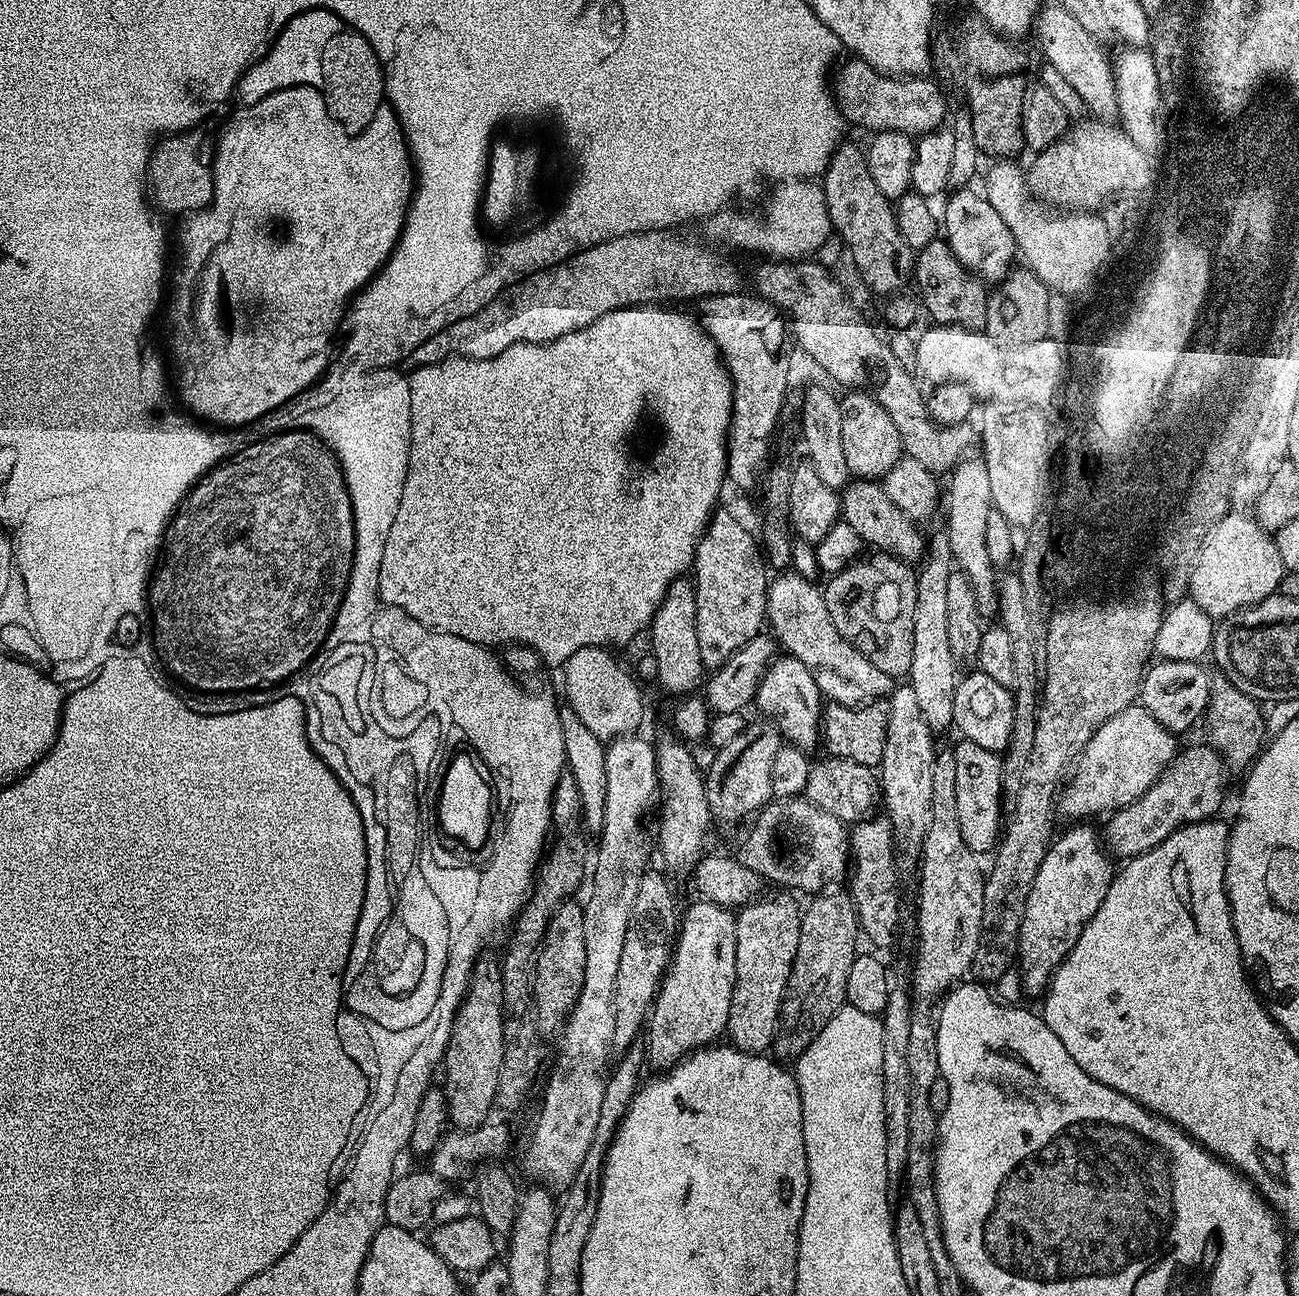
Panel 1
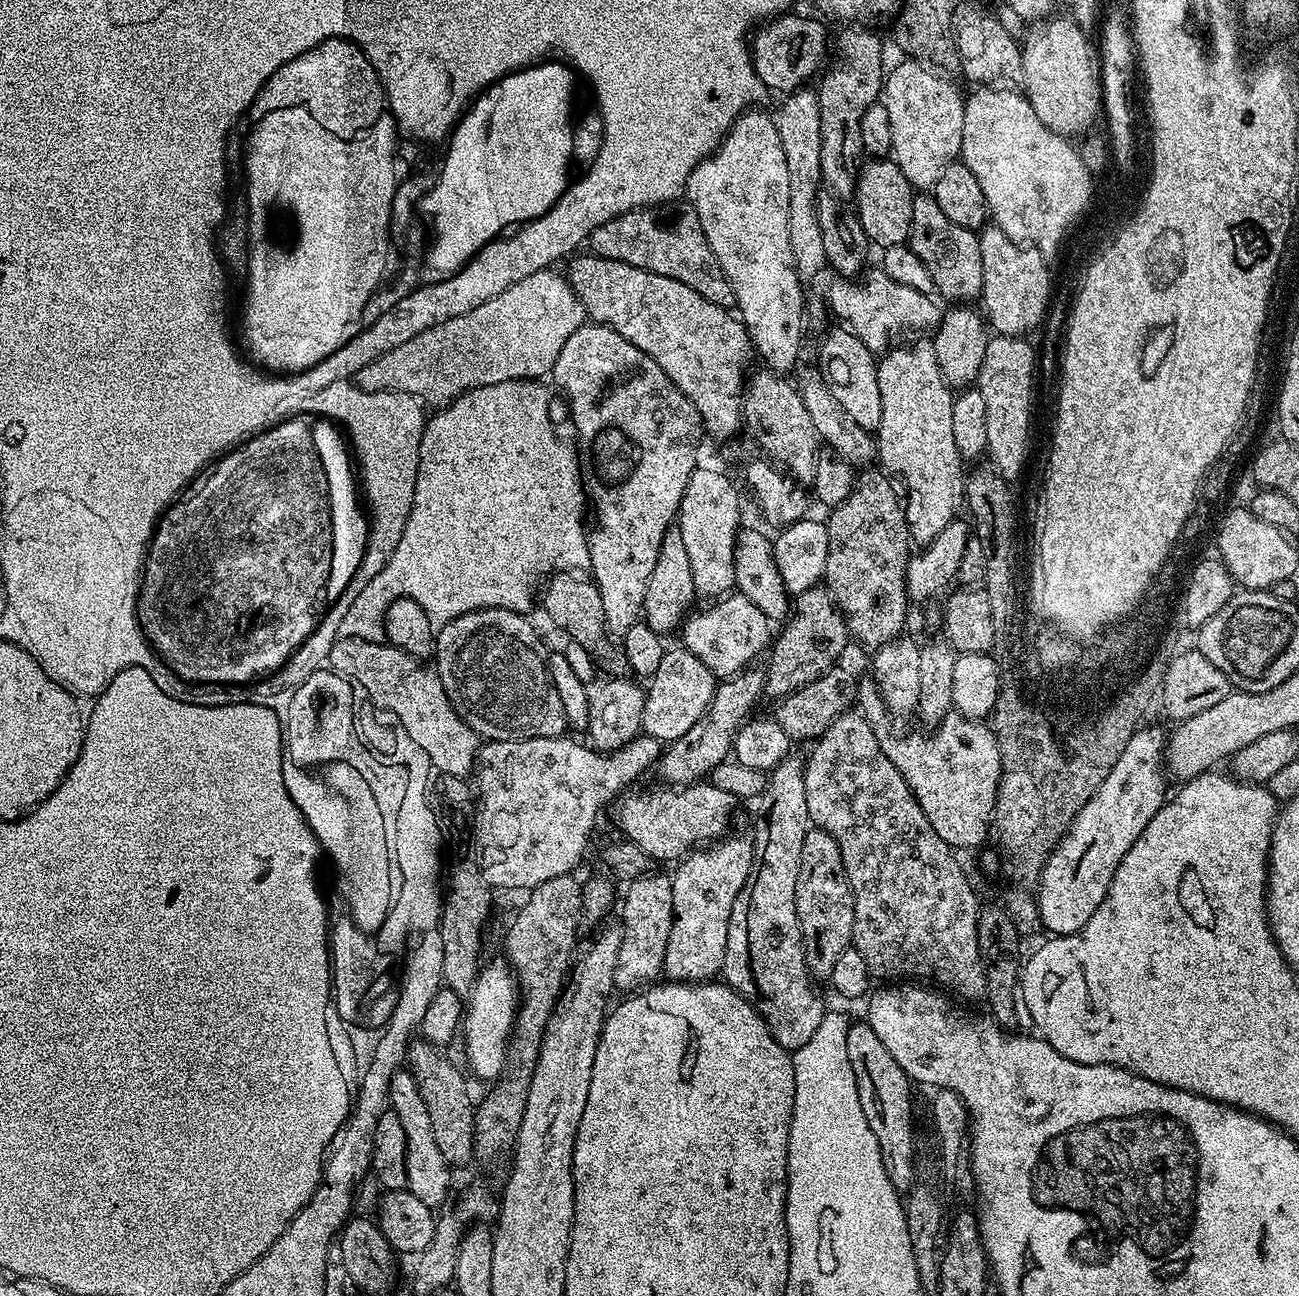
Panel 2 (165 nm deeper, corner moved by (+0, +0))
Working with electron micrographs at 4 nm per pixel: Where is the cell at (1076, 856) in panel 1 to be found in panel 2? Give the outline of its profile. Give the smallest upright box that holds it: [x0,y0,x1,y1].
[1036,774,1148,937]

